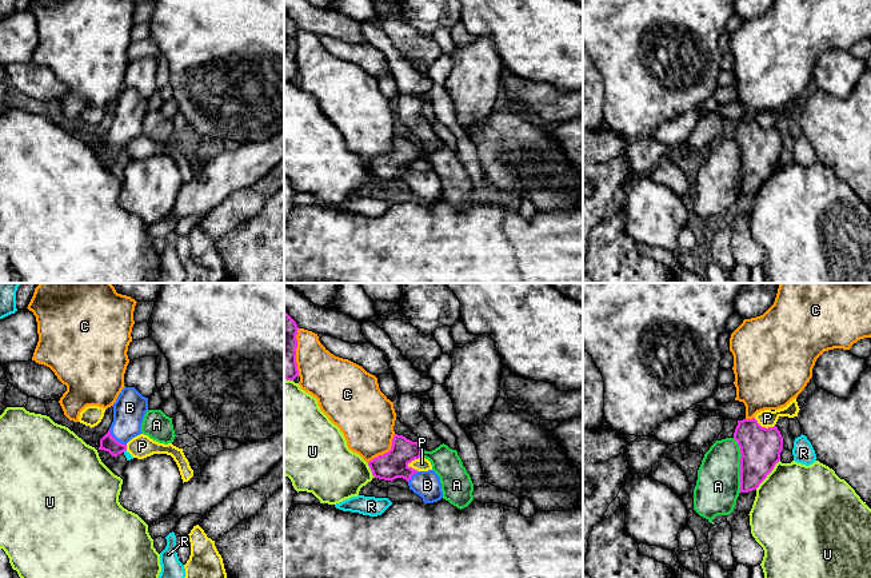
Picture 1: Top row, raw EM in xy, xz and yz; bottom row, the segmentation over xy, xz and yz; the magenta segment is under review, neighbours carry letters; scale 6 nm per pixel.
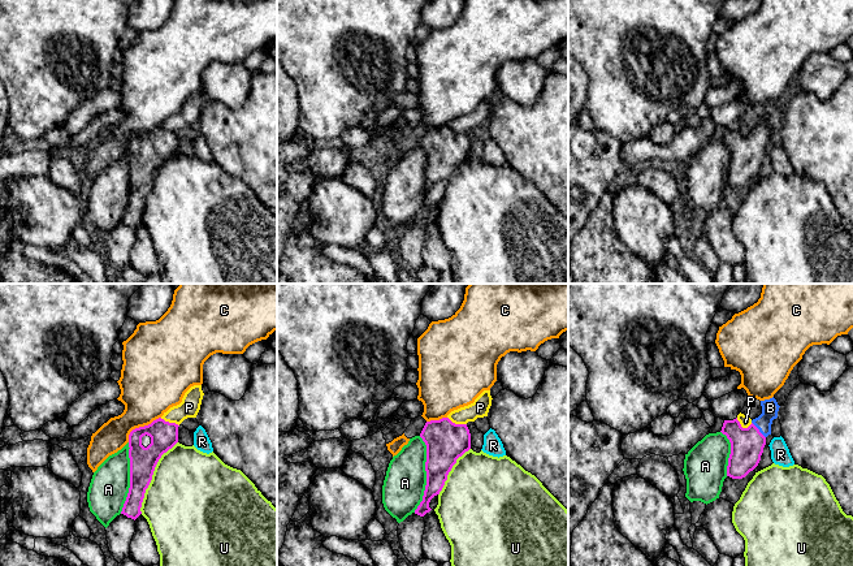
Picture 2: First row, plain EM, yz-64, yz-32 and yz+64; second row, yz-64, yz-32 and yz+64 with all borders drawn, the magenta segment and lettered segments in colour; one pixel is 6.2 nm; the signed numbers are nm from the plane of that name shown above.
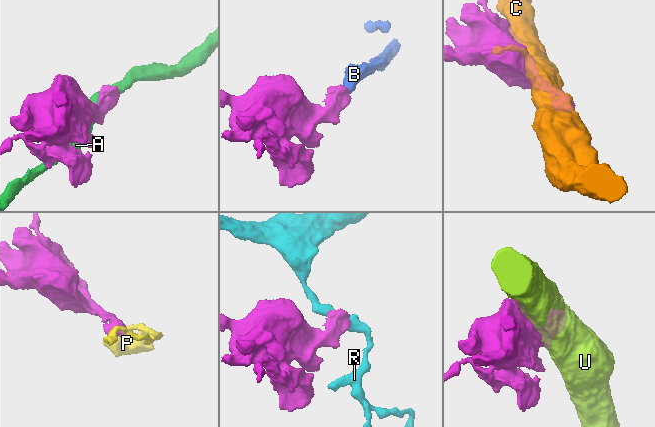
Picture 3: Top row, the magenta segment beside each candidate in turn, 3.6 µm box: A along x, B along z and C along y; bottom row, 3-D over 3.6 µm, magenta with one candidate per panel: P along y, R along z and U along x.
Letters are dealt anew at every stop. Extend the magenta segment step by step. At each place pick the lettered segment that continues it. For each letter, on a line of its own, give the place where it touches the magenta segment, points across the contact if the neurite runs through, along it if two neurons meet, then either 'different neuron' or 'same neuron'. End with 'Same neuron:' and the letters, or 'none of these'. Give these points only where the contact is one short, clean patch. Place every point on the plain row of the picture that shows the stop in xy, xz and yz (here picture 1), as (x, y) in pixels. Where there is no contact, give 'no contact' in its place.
A: yz (740, 167) | different neuron
B: xy (115, 140) | across xy (108, 144), (115, 140), (127, 126), (130, 108) | same neuron
C: xz (386, 154) | different neuron
P: xz (414, 160) | along xz (420, 156), (407, 167) | different neuron
R: xy (124, 151) | along xy (126, 150), (123, 152) | different neuron
U: yz (768, 174) | different neuron
Same neuron: B

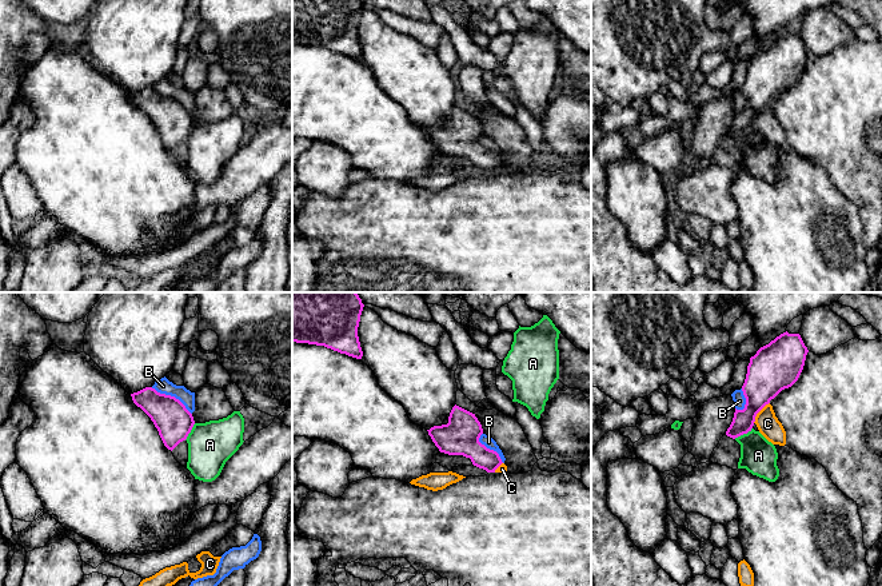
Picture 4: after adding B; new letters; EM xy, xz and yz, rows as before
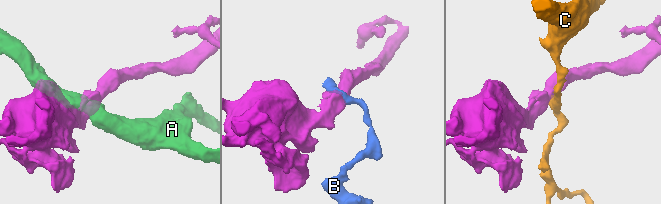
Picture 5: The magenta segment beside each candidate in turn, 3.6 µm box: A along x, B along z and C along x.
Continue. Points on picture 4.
A: yz (742, 135) | along yz (751, 128), (734, 139) | different neuron
B: xy (172, 98) | along xy (151, 88), (174, 96), (191, 115) | different neuron
C: yz (758, 112) | along yz (769, 103), (753, 123) | different neuron
Same neuron: none of these

